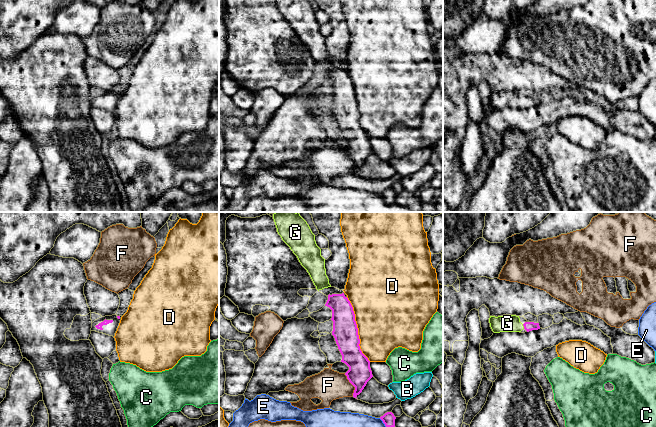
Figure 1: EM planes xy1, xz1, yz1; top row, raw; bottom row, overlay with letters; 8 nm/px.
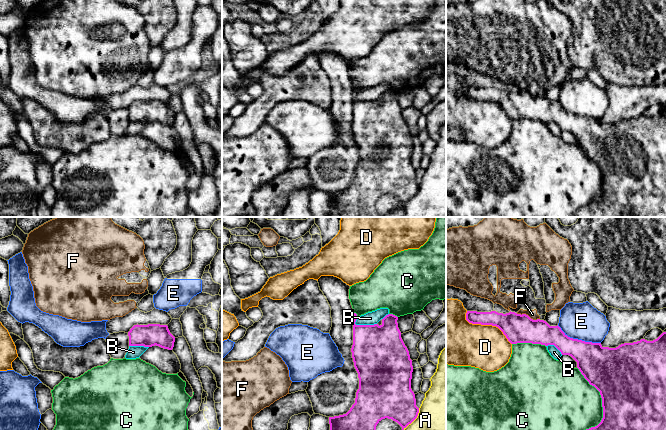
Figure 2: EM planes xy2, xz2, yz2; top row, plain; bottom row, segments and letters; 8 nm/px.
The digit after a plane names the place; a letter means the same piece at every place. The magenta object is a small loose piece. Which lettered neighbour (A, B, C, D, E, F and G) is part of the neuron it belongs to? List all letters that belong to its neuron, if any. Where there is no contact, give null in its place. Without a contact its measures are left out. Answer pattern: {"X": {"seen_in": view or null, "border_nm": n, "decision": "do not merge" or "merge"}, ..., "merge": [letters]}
{"A": {"seen_in": "xz2", "border_nm": 300, "decision": "do not merge"}, "B": {"seen_in": "xz2", "border_nm": 180, "decision": "do not merge"}, "C": {"seen_in": "yz2", "border_nm": 600, "decision": "do not merge"}, "D": {"seen_in": "xz1", "border_nm": 550, "decision": "do not merge"}, "E": {"seen_in": "yz2", "border_nm": 380, "decision": "do not merge"}, "F": {"seen_in": "yz2", "border_nm": 200, "decision": "do not merge"}, "G": {"seen_in": "yz1", "border_nm": 40, "decision": "merge"}, "merge": ["G"]}

